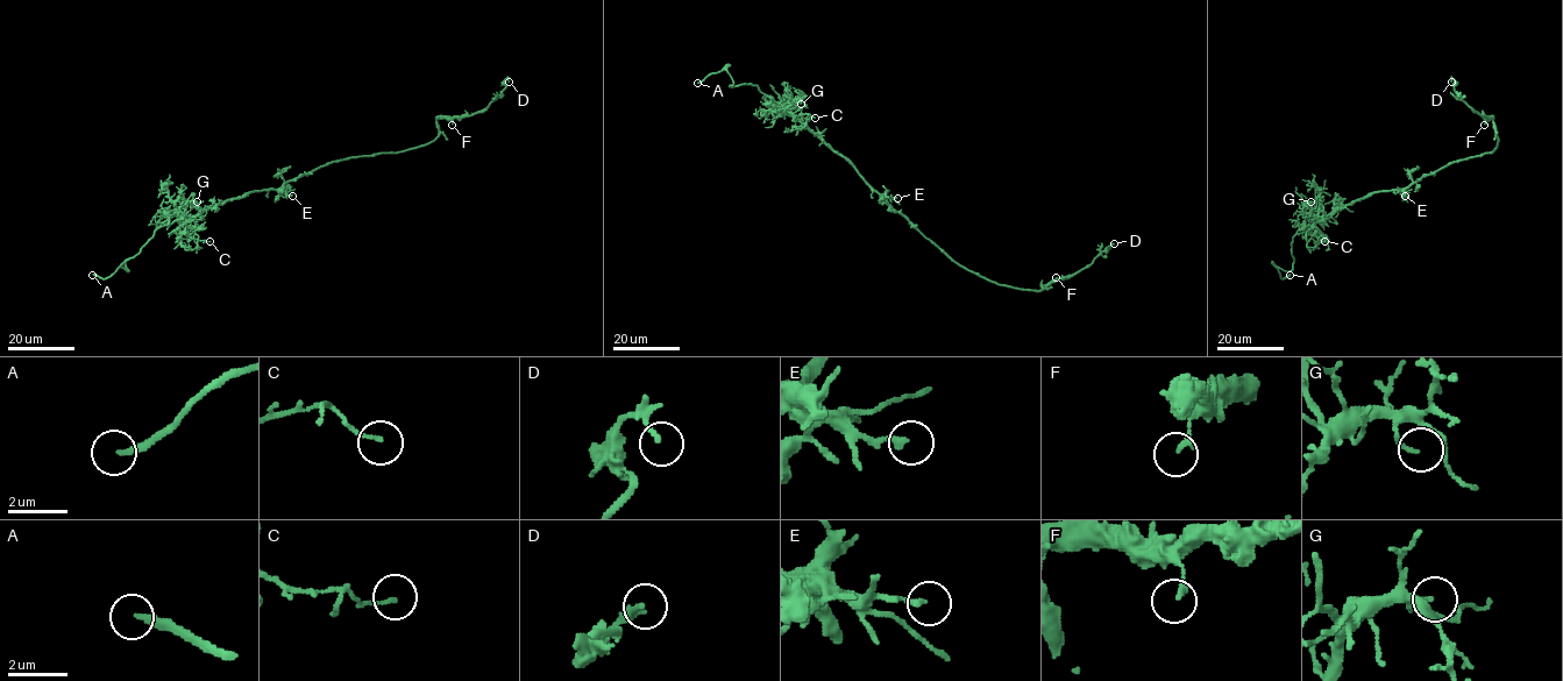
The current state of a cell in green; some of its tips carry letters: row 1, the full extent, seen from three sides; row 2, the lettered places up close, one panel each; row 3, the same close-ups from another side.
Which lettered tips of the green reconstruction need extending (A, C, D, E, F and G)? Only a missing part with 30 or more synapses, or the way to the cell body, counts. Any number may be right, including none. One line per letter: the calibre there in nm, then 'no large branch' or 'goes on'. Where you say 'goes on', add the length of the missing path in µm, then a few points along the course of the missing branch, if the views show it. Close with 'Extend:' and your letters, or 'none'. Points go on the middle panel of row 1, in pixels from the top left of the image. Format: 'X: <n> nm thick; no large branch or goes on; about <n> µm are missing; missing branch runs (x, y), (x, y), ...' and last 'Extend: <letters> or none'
A: 220 nm thick; goes on; about 15 µm are missing; missing branch runs (697, 83), (677, 85), (658, 94)
C: 120 nm thick; no large branch
D: 150 nm thick; no large branch
E: 200 nm thick; no large branch
F: 170 nm thick; no large branch
G: 120 nm thick; no large branch
Extend: A

